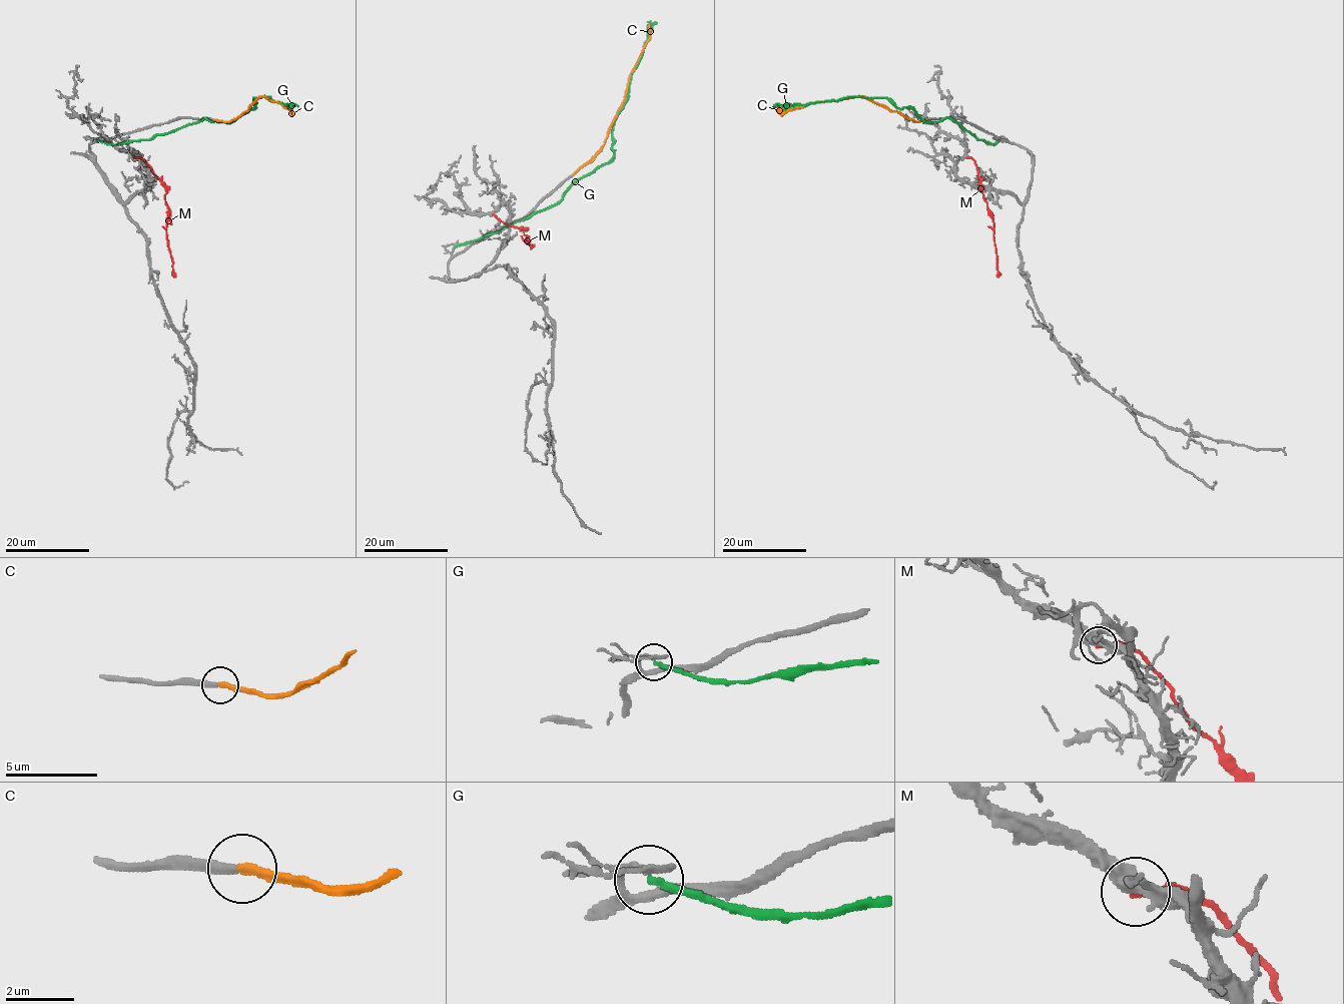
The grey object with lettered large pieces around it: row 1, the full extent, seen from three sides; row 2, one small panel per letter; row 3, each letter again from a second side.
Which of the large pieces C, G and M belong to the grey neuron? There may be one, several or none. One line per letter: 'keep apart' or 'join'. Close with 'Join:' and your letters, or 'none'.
C: join
G: keep apart
M: keep apart
Join: C

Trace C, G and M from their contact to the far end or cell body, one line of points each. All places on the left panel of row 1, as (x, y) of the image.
C: (213, 119), (230, 121), (262, 96), (290, 107)
G: (96, 140), (108, 144), (147, 140), (203, 118), (231, 122), (253, 108), (253, 98), (267, 96), (297, 106)
M: (133, 158), (141, 158), (165, 188), (168, 212), (166, 238), (175, 277)

